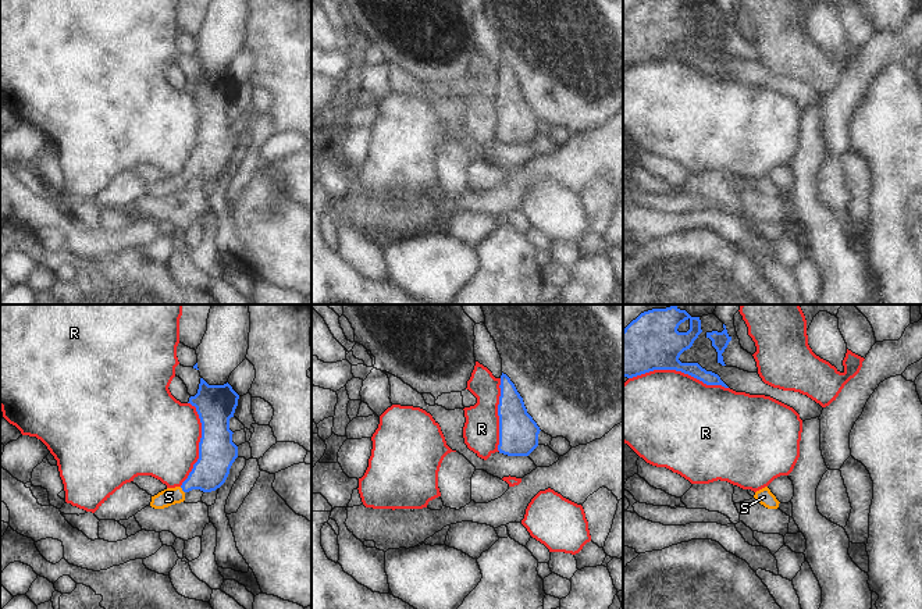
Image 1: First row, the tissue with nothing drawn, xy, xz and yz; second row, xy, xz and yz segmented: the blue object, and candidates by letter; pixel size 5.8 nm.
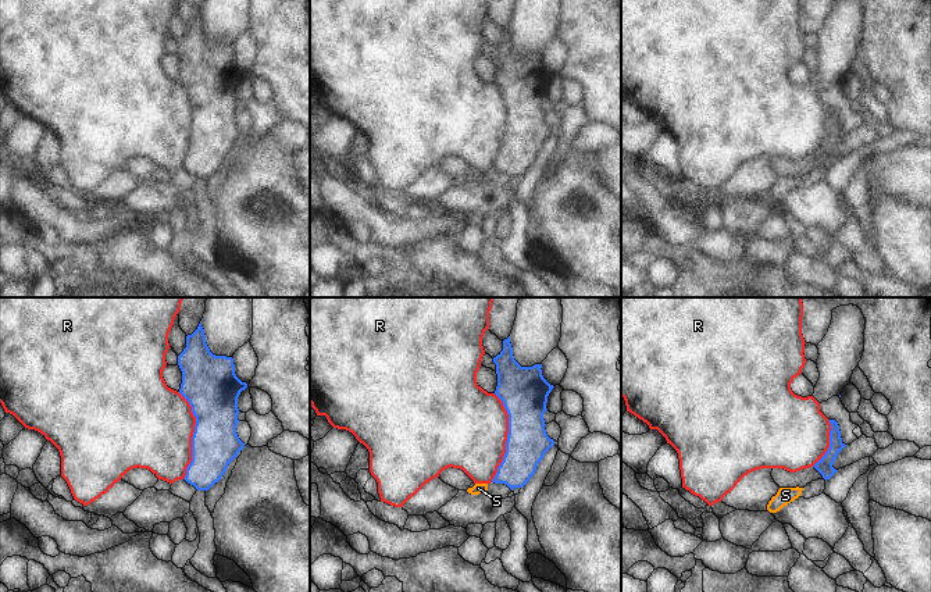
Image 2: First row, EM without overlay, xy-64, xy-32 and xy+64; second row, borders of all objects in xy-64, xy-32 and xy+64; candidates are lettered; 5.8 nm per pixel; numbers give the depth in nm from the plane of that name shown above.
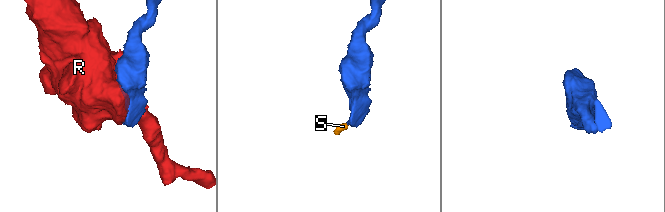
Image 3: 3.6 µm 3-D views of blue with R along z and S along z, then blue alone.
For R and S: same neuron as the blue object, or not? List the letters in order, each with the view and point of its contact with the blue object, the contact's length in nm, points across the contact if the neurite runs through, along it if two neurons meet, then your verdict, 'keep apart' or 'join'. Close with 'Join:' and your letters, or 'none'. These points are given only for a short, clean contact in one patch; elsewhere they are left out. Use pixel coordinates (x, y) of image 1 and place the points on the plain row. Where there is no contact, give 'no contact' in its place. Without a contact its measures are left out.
R: contact yz (679, 59); length 600 nm; keep apart
S: contact xy (182, 178); length 50 nm; way xy (212, 157), (182, 178), (168, 185); join
Join: S

